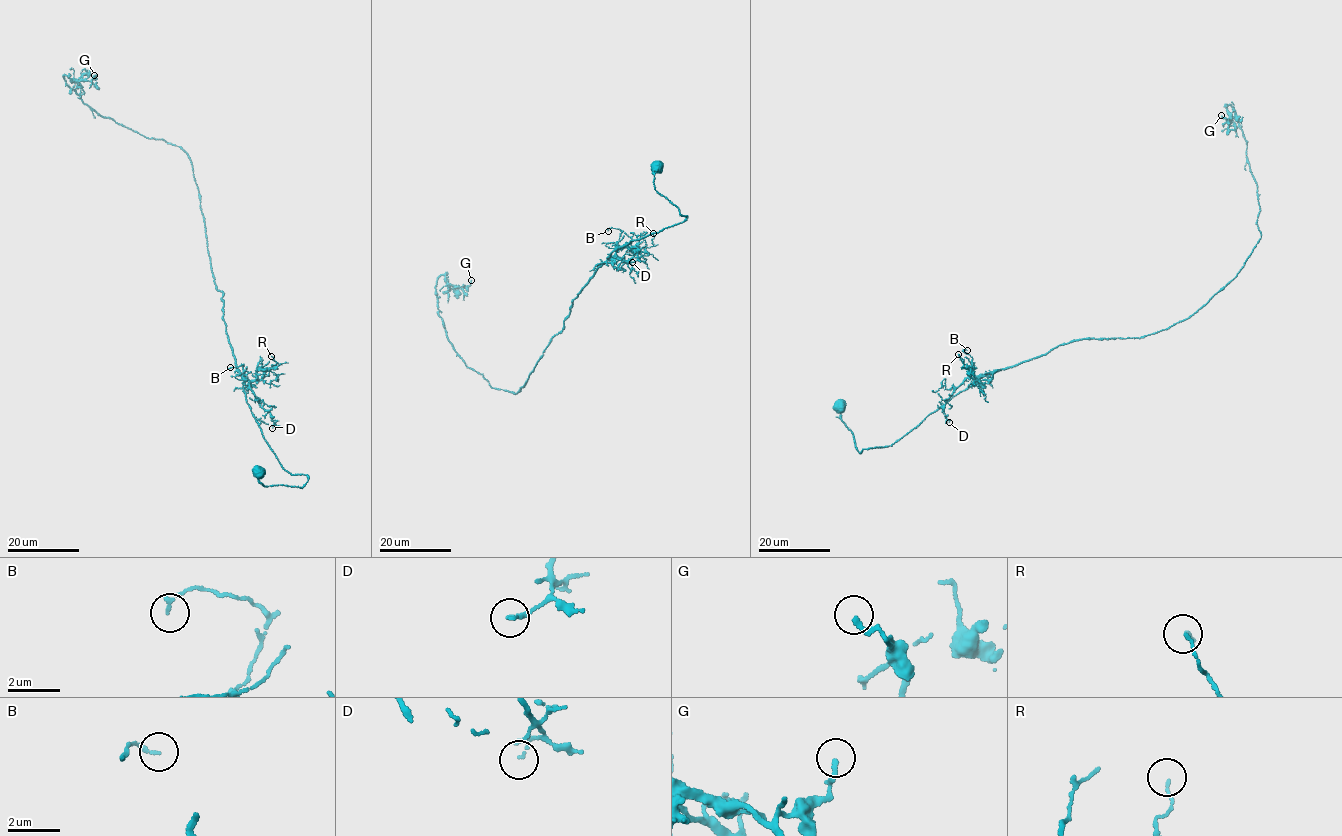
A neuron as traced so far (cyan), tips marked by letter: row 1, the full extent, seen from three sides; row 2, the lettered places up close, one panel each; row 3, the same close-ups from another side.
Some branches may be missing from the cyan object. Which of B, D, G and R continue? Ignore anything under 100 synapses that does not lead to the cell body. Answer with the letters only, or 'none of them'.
none of them

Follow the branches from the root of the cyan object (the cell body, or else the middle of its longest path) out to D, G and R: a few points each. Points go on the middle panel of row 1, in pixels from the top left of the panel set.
D: (657, 164), (655, 189), (687, 218), (630, 242), (607, 258), (636, 247), (632, 262)
G: (657, 164), (655, 189), (687, 218), (612, 252), (514, 394), (466, 368), (439, 315), (438, 278), (471, 280)
R: (657, 164), (653, 173), (655, 189), (687, 218), (630, 242), (607, 258), (630, 259), (653, 245), (653, 233)

